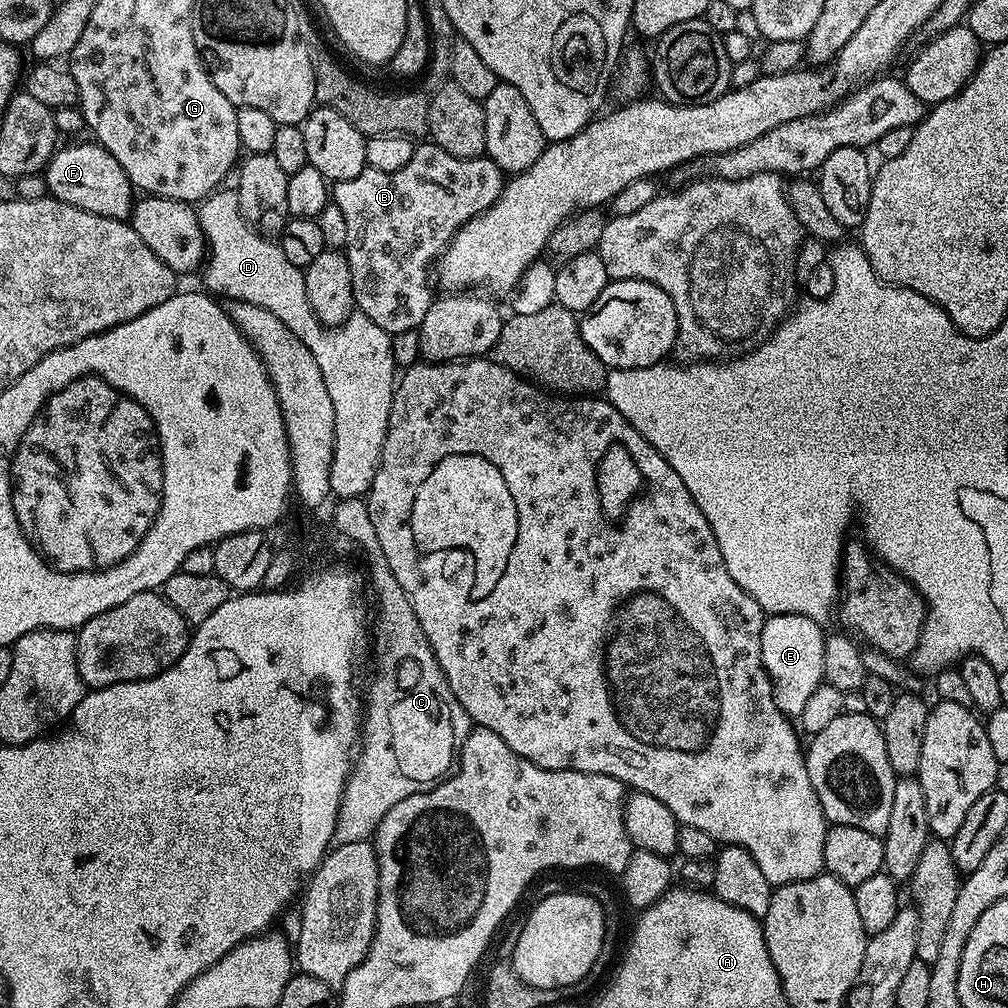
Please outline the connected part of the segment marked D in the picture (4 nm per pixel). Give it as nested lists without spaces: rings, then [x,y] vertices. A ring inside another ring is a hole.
[[[217,190],[198,204],[206,241],[203,287],[225,301],[252,303],[268,310],[309,347],[322,370],[322,379],[334,406],[329,490],[339,499],[363,497],[374,482],[398,379],[396,356],[392,353],[393,337],[358,310],[335,326],[321,324],[306,298],[303,271],[287,260],[275,239],[253,228],[244,219],[236,191],[224,191]]]

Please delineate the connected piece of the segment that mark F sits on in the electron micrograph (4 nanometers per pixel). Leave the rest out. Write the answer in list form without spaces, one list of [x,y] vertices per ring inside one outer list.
[[[80,142],[69,143],[72,144],[69,148],[57,147],[56,153],[48,159],[48,167],[42,173],[47,195],[102,218],[127,221],[132,214],[134,189],[126,170],[118,166],[118,158],[114,158],[114,154],[107,152],[101,144],[76,143]]]

